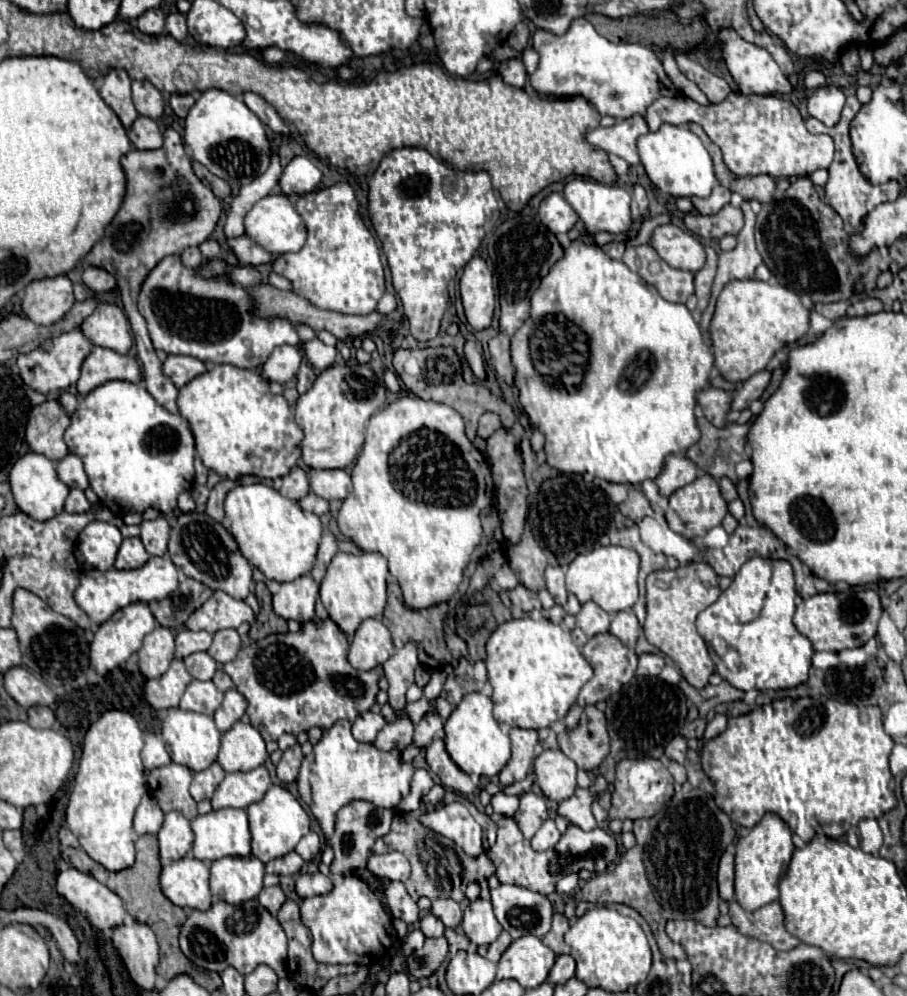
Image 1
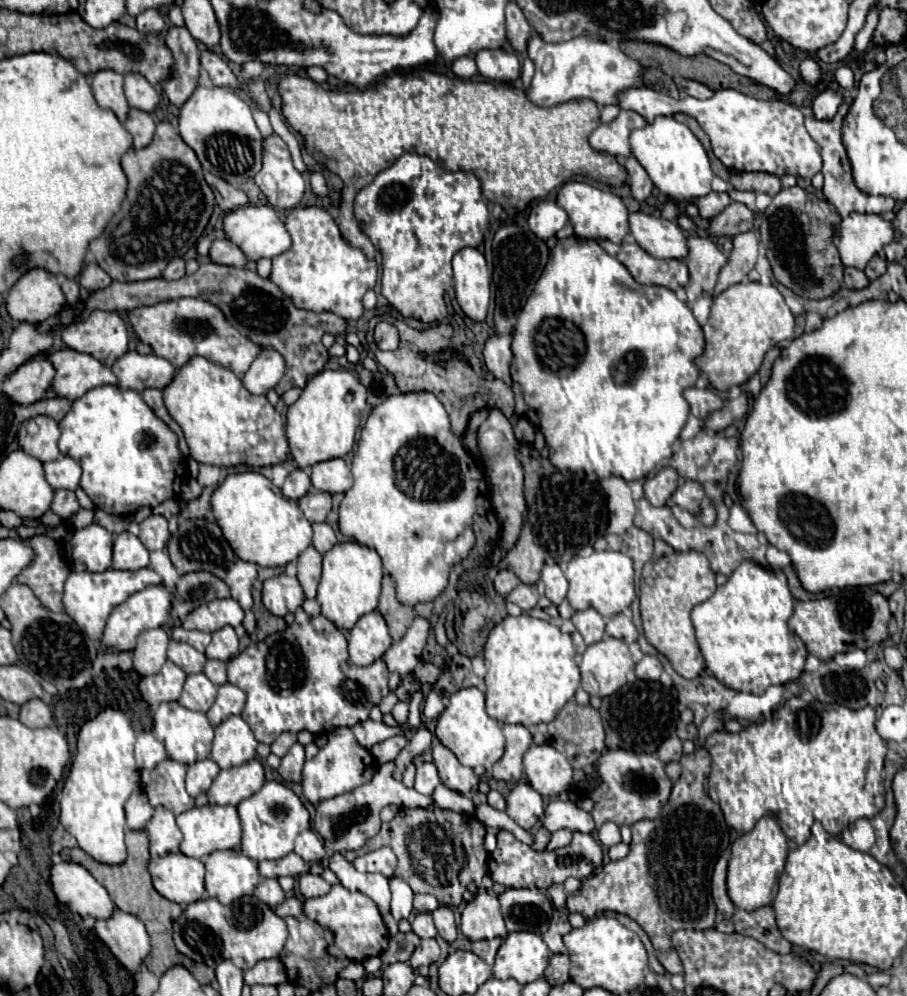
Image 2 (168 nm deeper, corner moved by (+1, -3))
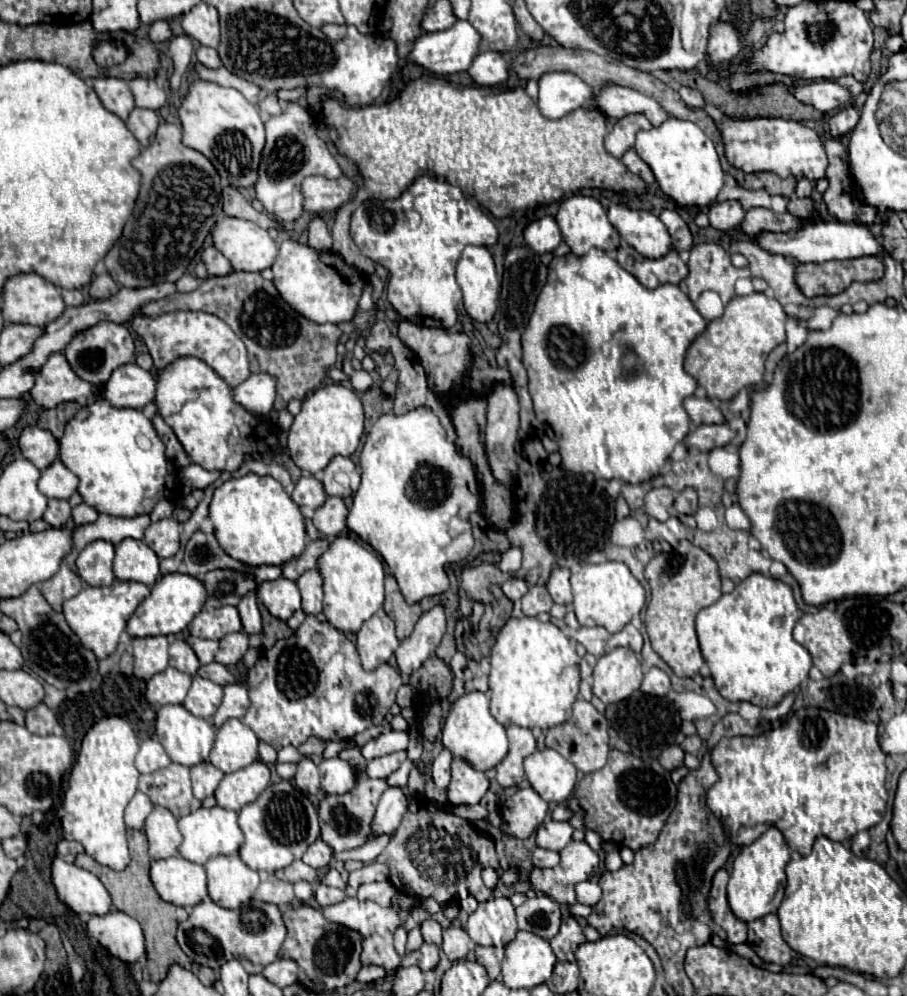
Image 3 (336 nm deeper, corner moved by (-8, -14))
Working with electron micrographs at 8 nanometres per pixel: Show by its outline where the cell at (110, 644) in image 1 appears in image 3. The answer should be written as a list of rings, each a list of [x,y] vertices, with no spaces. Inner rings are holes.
[[[179,572],[165,574],[157,580],[157,584],[151,588],[151,594],[139,604],[135,614],[129,618],[127,632],[137,638],[159,636],[159,634],[163,636],[179,634],[191,624],[193,616],[203,608],[205,598],[207,598],[205,584],[199,578],[189,574],[179,574]]]

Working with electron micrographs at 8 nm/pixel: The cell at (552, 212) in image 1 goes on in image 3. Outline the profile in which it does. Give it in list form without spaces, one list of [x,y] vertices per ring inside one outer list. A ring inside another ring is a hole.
[[[545,216],[541,220],[531,222],[523,230],[523,238],[525,238],[525,244],[531,252],[545,254],[545,252],[553,252],[559,246],[561,232],[559,232],[559,226],[557,226],[555,218]]]

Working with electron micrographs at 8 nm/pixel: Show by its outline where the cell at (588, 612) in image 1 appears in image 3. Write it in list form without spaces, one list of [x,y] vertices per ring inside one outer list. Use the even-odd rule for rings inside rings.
[[[579,628],[573,634],[573,640],[577,640],[579,644],[585,646],[585,650],[597,658],[601,658],[605,654],[605,646],[609,640],[609,632],[605,628]]]

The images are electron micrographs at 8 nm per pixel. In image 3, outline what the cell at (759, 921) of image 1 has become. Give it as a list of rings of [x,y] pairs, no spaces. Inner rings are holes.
[[[767,914],[759,920],[753,920],[749,926],[749,940],[747,944],[757,952],[757,956],[765,962],[773,962],[779,966],[791,964],[793,950],[781,936],[779,918],[777,914]]]

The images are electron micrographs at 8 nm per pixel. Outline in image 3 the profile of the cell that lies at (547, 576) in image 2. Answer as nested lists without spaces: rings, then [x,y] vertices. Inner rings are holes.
[[[553,568],[551,576],[545,584],[545,588],[549,590],[553,602],[557,604],[571,604],[573,602],[573,594],[571,594],[571,584],[569,584],[569,570],[567,568]]]

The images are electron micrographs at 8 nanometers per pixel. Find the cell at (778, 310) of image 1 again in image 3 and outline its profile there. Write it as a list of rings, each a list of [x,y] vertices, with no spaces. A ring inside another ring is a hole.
[[[761,292],[735,296],[725,306],[723,316],[709,322],[705,332],[689,344],[683,368],[705,388],[707,398],[731,400],[741,388],[755,386],[763,380],[767,354],[785,342],[785,320],[787,314],[775,298]]]

